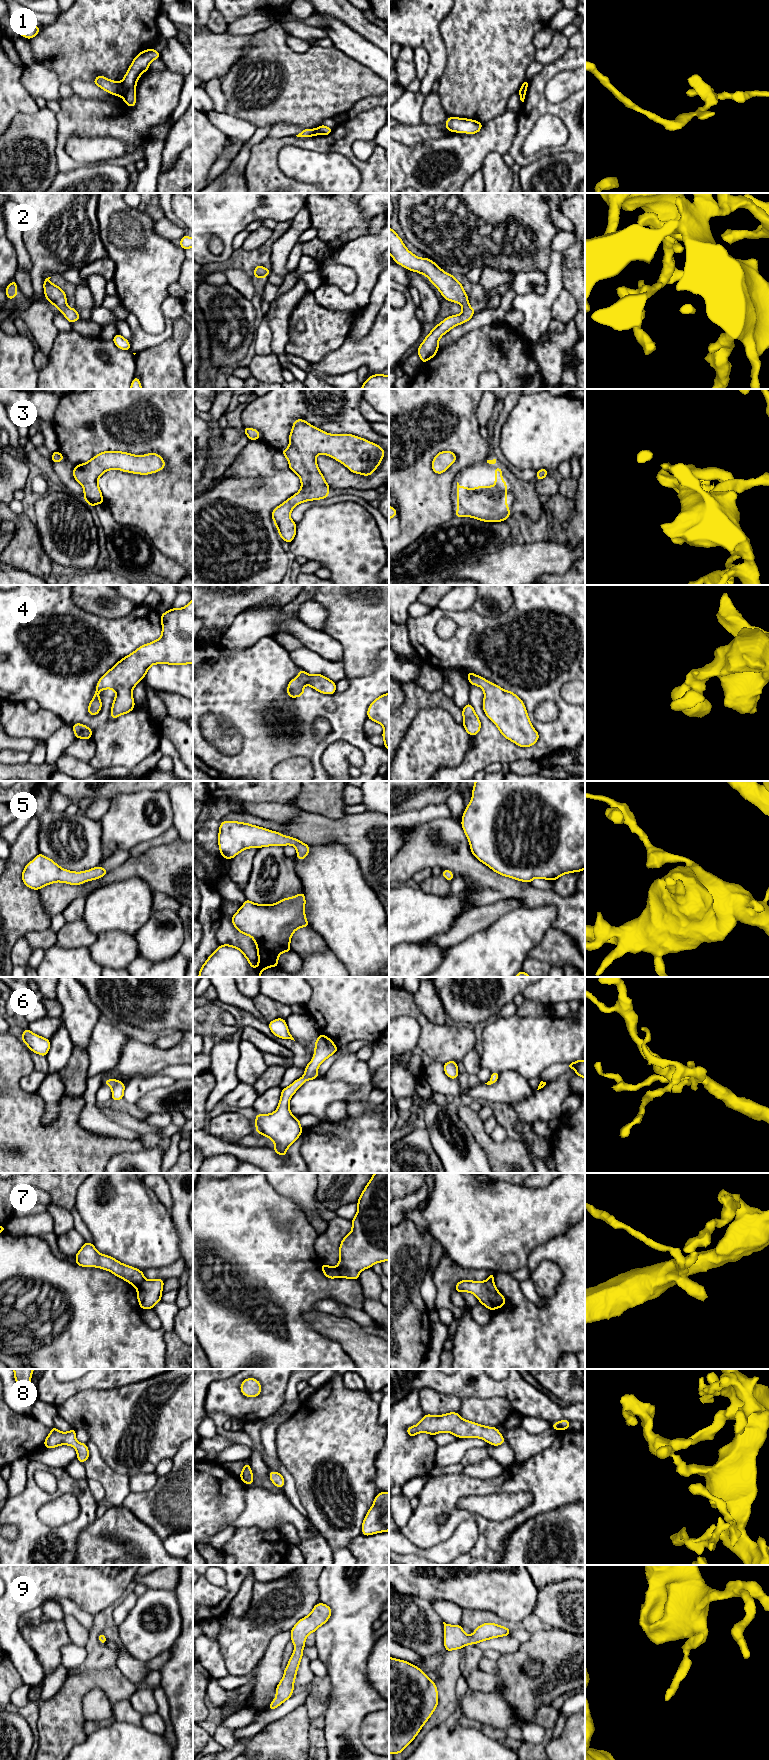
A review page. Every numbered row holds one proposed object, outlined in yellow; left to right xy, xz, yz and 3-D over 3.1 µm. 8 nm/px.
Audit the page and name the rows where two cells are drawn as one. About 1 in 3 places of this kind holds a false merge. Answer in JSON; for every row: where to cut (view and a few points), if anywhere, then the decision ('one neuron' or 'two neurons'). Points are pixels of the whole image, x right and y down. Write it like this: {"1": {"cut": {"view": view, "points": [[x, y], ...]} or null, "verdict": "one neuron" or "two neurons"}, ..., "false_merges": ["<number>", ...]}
{"1": {"cut": {"view": "xy", "points": [[121, 82], [121, 93], [119, 95]]}, "verdict": "two neurons"}, "2": {"cut": null, "verdict": "one neuron"}, "3": {"cut": null, "verdict": "one neuron"}, "4": {"cut": null, "verdict": "one neuron"}, "5": {"cut": null, "verdict": "one neuron"}, "6": {"cut": null, "verdict": "one neuron"}, "7": {"cut": {"view": "xz", "points": [[335, 1267], [338, 1270], [339, 1277]]}, "verdict": "two neurons"}, "8": {"cut": null, "verdict": "one neuron"}, "9": {"cut": null, "verdict": "one neuron"}, "false_merges": ["1", "7"]}

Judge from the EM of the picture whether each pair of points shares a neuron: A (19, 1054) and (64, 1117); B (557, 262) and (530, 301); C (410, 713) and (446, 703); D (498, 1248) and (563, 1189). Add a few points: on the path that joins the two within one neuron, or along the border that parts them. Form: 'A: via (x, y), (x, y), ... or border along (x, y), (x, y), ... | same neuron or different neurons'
A: via (12, 1078), (12, 1099), (40, 1127) | same neuron
B: via (554, 274), (553, 289), (542, 300) | same neuron
C: via (419, 704), (421, 702), (437, 702) | same neuron
D: via (514, 1232), (529, 1217), (537, 1215), (547, 1205) | same neuron

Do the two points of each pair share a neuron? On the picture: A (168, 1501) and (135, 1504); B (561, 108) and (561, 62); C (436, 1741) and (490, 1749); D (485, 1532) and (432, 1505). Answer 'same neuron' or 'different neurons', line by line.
A: same neuron
B: same neuron
C: same neuron
D: same neuron

